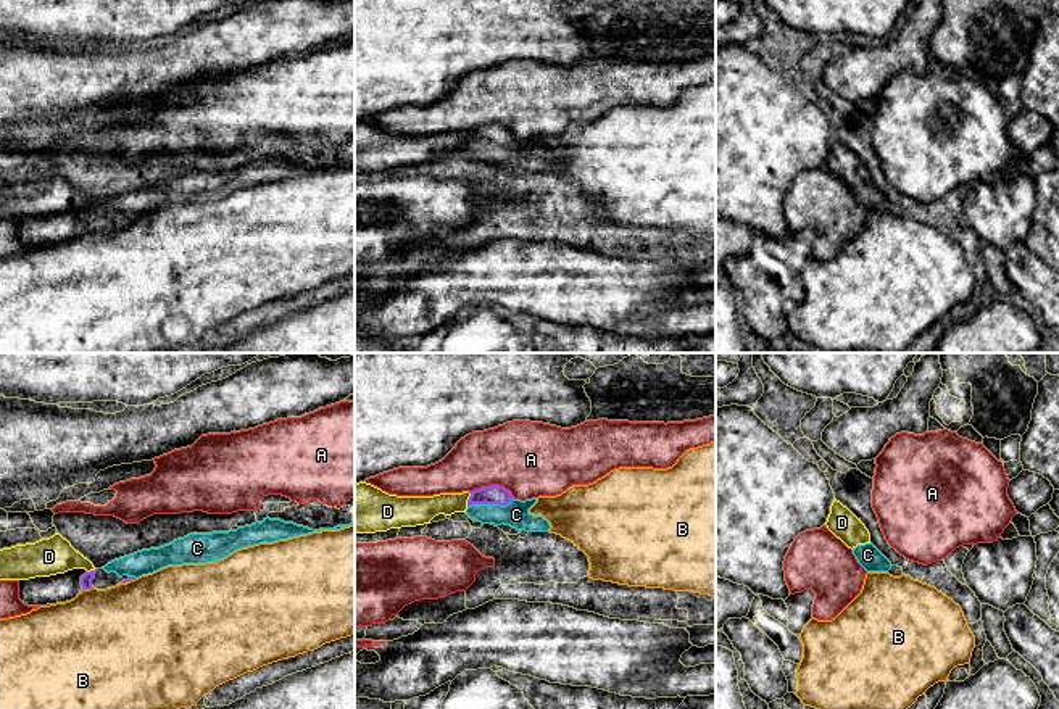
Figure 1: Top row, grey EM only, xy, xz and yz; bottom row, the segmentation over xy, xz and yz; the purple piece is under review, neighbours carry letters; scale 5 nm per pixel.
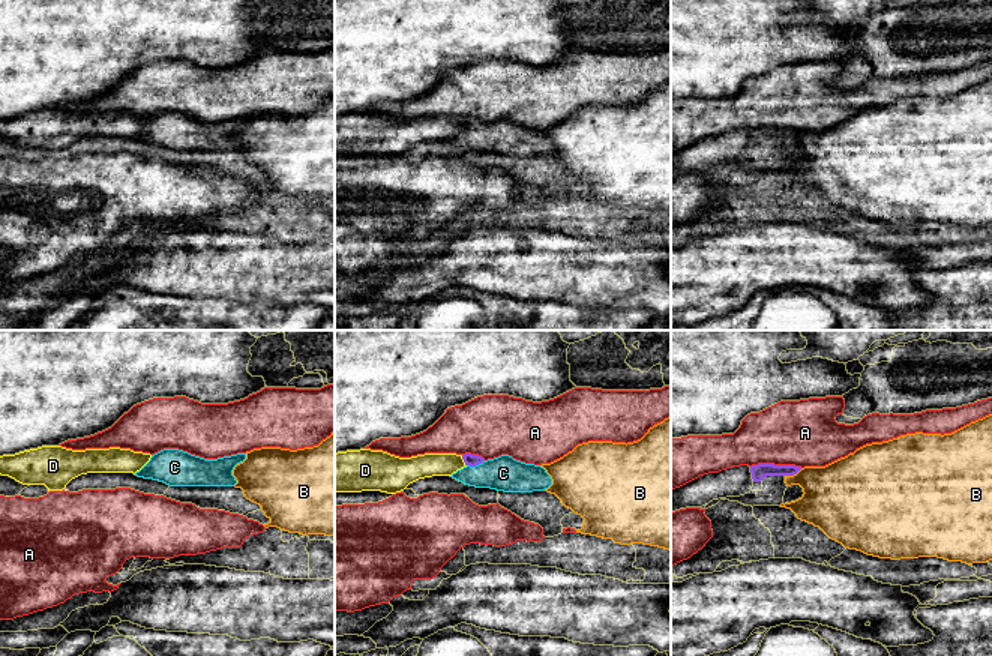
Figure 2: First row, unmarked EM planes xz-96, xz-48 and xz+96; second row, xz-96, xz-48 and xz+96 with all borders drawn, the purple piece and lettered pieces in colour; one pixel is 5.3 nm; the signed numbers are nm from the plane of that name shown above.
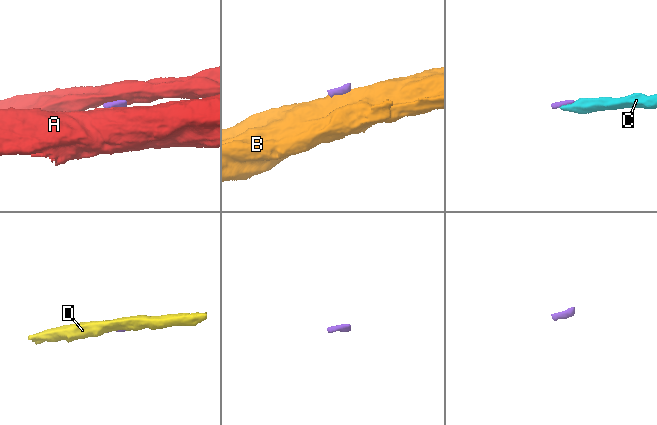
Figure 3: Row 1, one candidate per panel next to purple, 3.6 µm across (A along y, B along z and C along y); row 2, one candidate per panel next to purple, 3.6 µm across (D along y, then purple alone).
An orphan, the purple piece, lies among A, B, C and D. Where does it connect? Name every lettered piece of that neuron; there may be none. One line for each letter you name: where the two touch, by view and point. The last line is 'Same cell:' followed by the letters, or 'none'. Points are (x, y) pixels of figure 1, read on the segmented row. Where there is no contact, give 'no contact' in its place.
C: meets purple in xz at (490, 503)
Same cell: C

